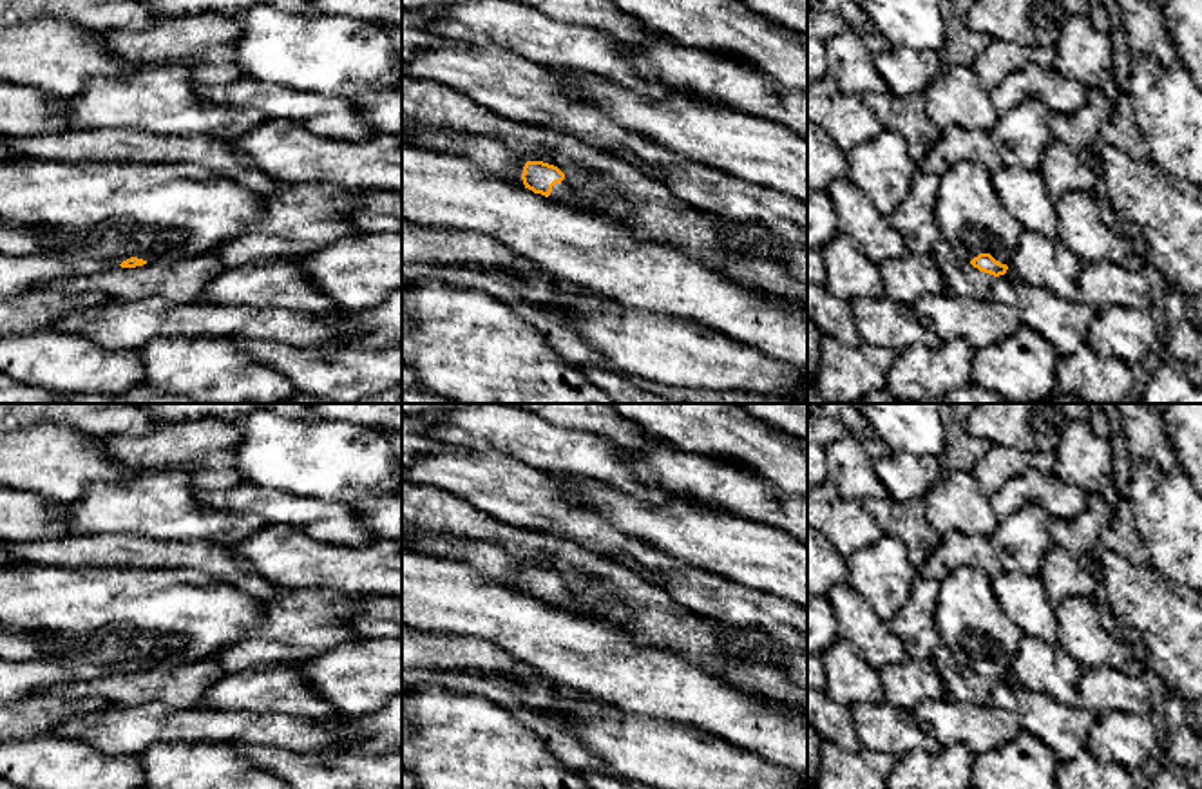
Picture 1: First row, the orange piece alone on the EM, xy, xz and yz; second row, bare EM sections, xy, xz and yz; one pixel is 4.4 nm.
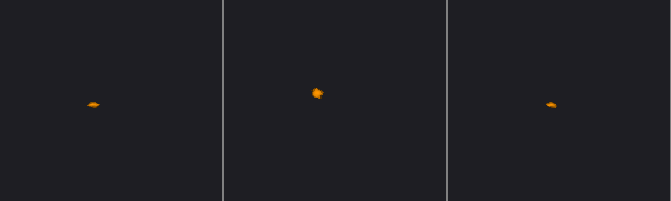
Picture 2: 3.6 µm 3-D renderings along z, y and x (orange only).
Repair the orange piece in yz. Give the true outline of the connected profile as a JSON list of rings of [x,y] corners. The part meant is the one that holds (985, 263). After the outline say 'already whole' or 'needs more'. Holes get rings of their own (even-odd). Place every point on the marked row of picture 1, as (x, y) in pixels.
[[[943,237],[934,244],[932,257],[943,273],[947,293],[961,297],[990,299],[992,280],[1008,270],[990,253],[979,253],[965,262]]]; needs more

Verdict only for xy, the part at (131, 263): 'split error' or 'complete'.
split error

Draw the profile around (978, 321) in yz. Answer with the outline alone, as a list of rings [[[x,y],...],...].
[[[925,293],[912,304],[918,320],[940,342],[967,340],[974,349],[996,344],[1019,329],[1019,311],[992,299]]]

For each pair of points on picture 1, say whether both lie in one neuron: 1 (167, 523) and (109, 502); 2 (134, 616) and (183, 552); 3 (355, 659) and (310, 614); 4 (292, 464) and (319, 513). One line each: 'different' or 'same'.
1: same
2: different
3: different
4: different

